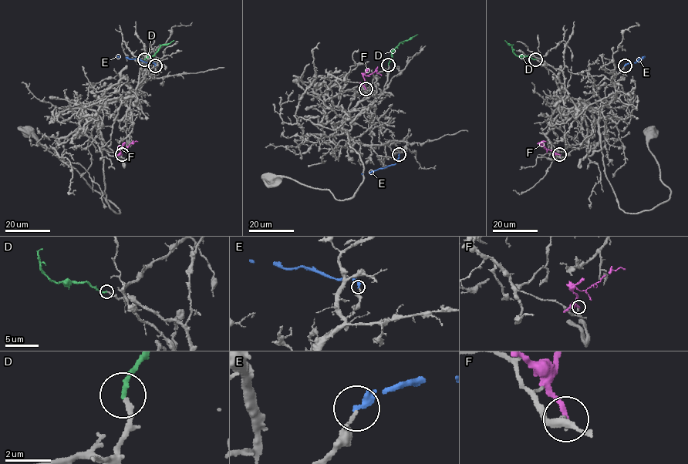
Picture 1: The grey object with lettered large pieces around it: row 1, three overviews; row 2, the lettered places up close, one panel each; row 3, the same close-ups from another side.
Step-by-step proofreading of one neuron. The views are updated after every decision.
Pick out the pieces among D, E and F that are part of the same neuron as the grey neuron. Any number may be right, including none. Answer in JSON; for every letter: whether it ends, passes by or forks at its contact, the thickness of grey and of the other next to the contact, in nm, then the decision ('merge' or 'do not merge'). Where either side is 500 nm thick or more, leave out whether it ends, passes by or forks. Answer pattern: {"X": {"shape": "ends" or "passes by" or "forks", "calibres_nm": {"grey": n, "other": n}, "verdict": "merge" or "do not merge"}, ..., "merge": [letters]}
{"D": {"shape": "ends", "calibres_nm": {"grey": 220, "other": 200}, "verdict": "merge"}, "E": {"shape": "ends", "calibres_nm": {"grey": 160, "other": 320}, "verdict": "do not merge"}, "F": {"shape": "ends", "calibres_nm": {"grey": 170, "other": 200}, "verdict": "do not merge"}, "merge": ["D"]}

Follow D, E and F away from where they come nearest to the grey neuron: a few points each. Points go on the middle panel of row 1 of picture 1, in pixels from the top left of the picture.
D: (388, 65), (392, 51), (401, 42), (417, 35)
E: (398, 154), (396, 163), (361, 173)
F: (365, 89), (364, 75), (368, 75), (376, 71), (381, 75)

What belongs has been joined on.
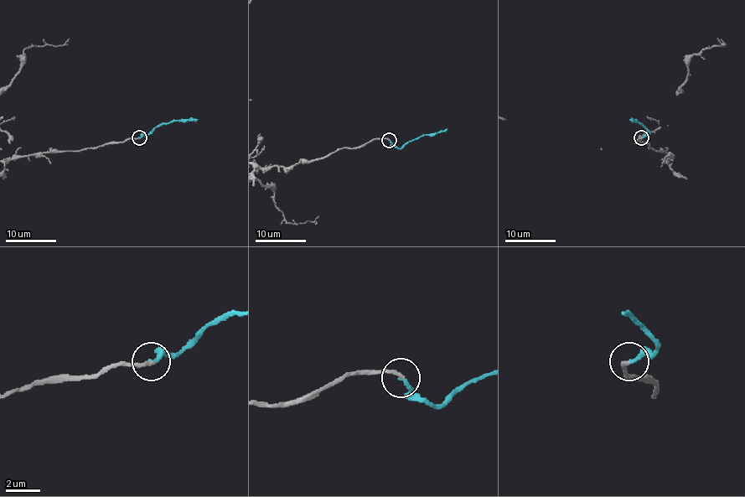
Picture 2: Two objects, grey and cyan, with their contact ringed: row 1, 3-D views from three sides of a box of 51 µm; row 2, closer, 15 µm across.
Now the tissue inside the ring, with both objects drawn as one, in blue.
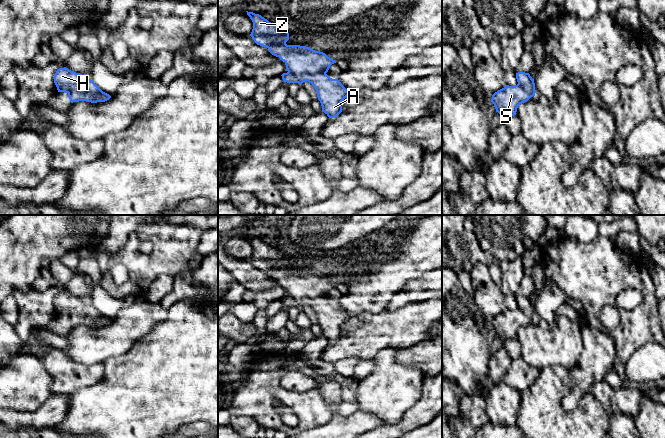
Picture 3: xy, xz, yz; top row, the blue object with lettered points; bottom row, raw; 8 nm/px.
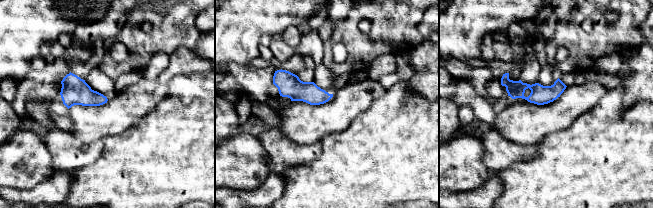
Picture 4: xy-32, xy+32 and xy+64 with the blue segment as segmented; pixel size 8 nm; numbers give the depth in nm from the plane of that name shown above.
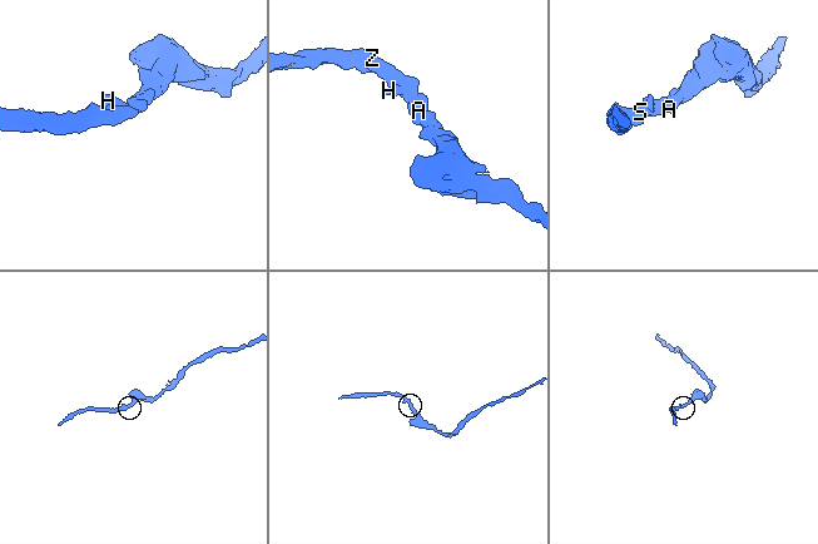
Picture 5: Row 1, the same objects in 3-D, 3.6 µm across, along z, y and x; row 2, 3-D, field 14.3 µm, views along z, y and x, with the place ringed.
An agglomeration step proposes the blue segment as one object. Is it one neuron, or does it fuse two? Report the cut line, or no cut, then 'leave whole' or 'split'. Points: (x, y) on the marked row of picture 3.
no cut | leave whole

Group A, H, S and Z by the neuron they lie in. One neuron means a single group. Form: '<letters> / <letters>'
A H S Z

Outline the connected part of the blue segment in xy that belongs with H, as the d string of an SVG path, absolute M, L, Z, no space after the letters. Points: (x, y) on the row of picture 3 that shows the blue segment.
M59 68L54 75L54 83L58 92L68 94L70 102L86 101L91 103L105 102L111 96L103 92L88 77L69 70L68 68Z

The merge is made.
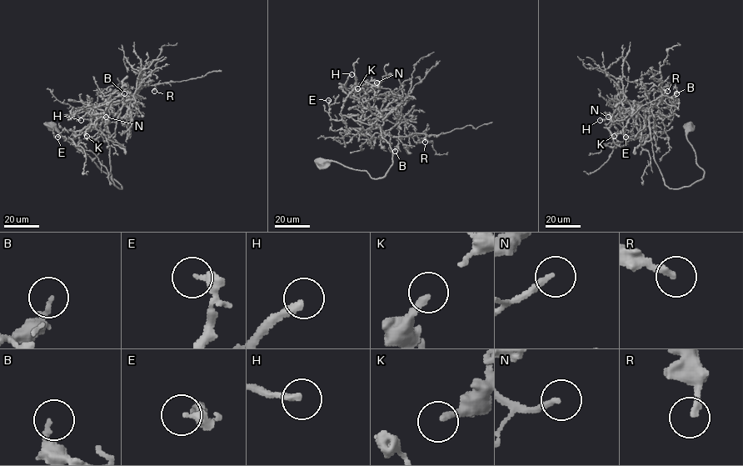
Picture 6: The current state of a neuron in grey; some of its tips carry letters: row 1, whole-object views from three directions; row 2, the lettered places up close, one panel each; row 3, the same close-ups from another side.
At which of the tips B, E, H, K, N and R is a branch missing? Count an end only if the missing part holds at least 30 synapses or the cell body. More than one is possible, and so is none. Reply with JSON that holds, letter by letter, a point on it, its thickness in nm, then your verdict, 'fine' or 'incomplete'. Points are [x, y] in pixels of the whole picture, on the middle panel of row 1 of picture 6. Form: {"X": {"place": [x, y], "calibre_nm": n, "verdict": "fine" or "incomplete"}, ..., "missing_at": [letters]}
{"B": {"place": [395, 151], "calibre_nm": 180, "verdict": "fine"}, "E": {"place": [328, 100], "calibre_nm": 240, "verdict": "fine"}, "H": {"place": [351, 74], "calibre_nm": 240, "verdict": "incomplete"}, "K": {"place": [357, 88], "calibre_nm": 220, "verdict": "fine"}, "N": {"place": [376, 82], "calibre_nm": 200, "verdict": "incomplete"}, "R": {"place": [425, 142], "calibre_nm": 220, "verdict": "fine"}, "missing_at": ["H", "N"]}

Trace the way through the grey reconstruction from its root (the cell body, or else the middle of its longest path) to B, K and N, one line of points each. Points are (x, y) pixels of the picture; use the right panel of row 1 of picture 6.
B: (687, 126), (686, 137), (704, 177), (689, 186), (669, 188), (654, 158), (648, 115), (653, 106), (676, 93)
K: (687, 126), (704, 177), (676, 189), (665, 184), (655, 160), (647, 111), (632, 104), (614, 136)
N: (687, 126), (686, 137), (704, 177), (671, 189), (654, 158), (649, 112), (634, 104), (608, 117)

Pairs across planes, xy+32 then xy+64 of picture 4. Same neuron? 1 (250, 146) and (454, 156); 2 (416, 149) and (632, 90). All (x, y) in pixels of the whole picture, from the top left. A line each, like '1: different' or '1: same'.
1: same
2: different

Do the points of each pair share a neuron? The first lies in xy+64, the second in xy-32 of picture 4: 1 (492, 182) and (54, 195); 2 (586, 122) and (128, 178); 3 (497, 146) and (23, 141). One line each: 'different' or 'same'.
1: same
2: same
3: different

